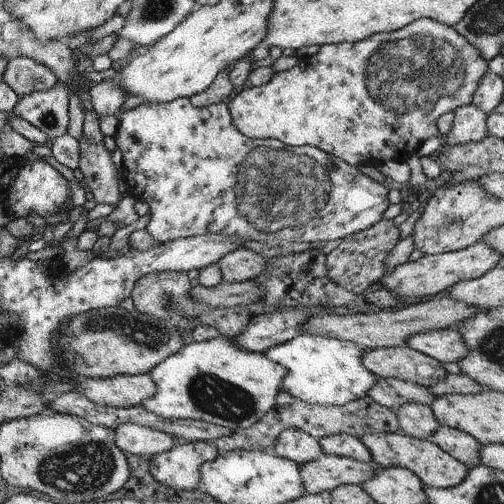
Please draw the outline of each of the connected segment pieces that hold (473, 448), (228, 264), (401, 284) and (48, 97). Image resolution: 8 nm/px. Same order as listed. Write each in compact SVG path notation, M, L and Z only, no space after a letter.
M439 425L429 440L468 468L480 465L480 442L462 430Z
M239 248L222 256L216 264L222 272L222 281L242 283L252 281L264 272L265 259L254 250Z
M484 241L472 244L463 250L438 255L425 255L414 262L398 264L392 272L385 273L379 284L385 289L395 292L400 297L426 298L439 292L445 292L462 280L473 280L484 276L488 270L497 268L501 255L490 248Z
M56 82L46 92L35 91L20 97L12 112L54 140L67 133L70 95L68 84Z

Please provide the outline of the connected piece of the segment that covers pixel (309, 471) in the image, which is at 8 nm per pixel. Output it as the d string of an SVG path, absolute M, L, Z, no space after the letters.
M322 454L317 460L300 465L300 478L306 494L319 494L325 491L331 492L341 485L360 485L370 480L375 467L377 466L373 462L362 463L350 458Z

